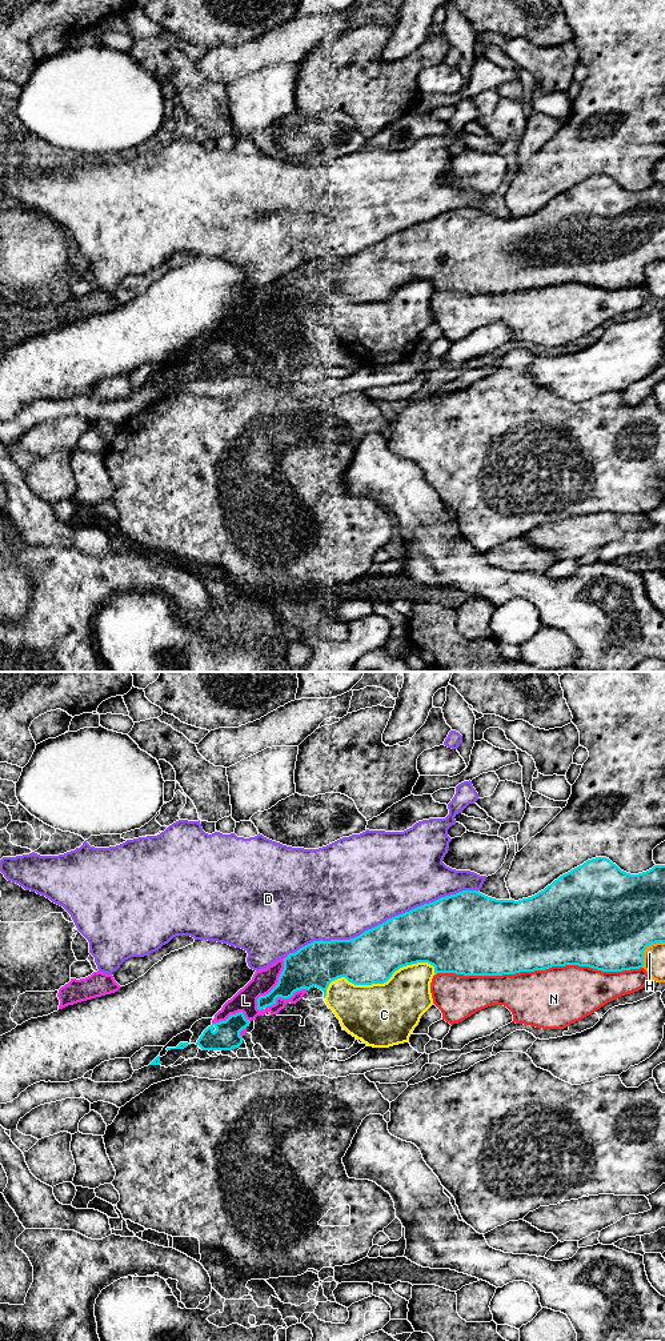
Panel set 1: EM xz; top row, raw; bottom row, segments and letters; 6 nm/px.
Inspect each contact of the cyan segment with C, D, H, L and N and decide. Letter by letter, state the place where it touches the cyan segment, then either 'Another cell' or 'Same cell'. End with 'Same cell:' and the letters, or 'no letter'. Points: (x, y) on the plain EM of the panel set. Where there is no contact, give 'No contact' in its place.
C: Touches cyan at xz (375, 300). Another cell
D: Touches cyan at xz (383, 240). Another cell
H: Touches cyan at xz (645, 265). Another cell
L: Touches cyan at xz (276, 303). Another cell
N: Touches cyan at xz (539, 287). Another cell
Same cell: no letter

